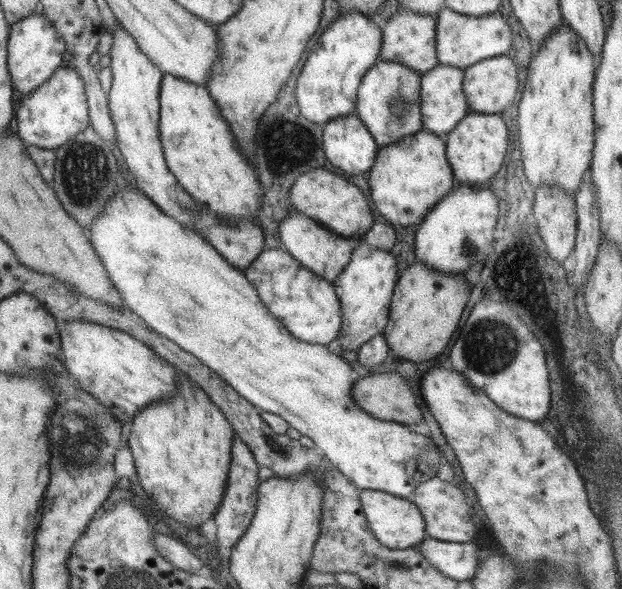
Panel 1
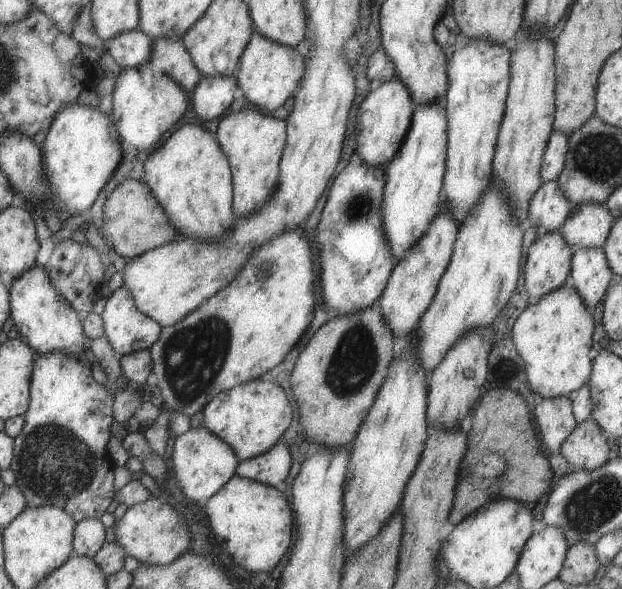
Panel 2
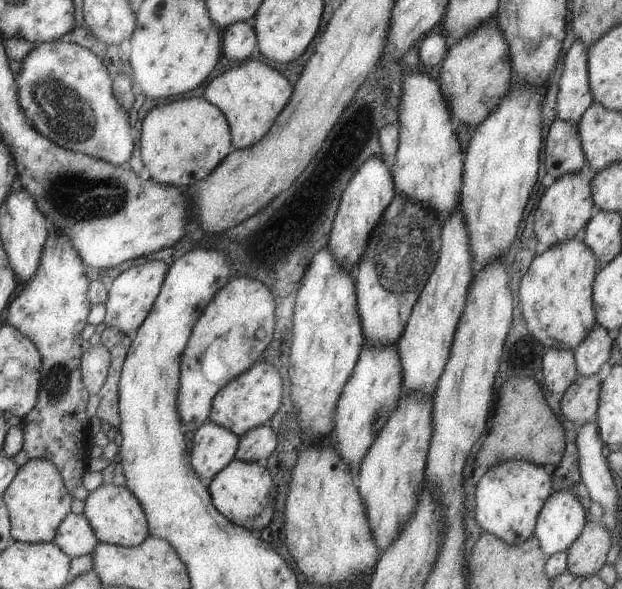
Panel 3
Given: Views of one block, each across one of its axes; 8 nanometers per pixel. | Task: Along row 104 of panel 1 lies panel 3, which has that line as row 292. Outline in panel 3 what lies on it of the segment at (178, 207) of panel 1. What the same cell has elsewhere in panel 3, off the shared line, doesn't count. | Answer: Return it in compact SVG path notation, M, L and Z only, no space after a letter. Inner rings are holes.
M161 260L147 261L142 265L130 266L120 272L111 282L108 297L104 302L106 311L102 322L106 327L119 329L131 336L136 328L143 322L155 297L159 294L161 283L165 278L168 265Z

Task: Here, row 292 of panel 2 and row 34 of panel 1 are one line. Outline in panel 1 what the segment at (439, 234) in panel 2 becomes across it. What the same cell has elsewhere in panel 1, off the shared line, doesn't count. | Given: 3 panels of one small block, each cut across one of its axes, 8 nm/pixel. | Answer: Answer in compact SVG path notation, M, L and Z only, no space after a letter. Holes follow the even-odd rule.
M404 8L389 14L387 21L380 26L382 35L379 59L395 62L421 74L431 70L438 64L435 52L435 23L435 15L415 14Z

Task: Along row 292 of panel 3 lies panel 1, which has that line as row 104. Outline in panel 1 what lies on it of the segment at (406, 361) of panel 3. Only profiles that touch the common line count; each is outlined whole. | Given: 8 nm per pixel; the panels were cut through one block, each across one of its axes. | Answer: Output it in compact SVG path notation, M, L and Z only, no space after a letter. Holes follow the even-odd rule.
M435 65L420 76L419 106L422 130L429 131L445 141L446 134L471 112L462 91L464 72L452 66Z

